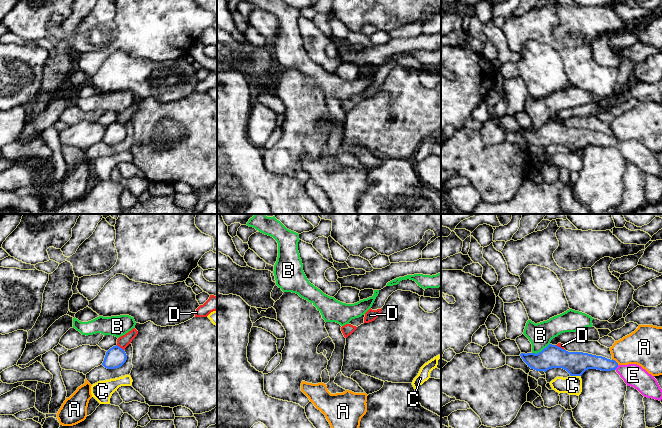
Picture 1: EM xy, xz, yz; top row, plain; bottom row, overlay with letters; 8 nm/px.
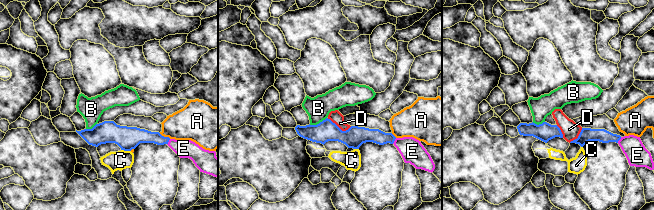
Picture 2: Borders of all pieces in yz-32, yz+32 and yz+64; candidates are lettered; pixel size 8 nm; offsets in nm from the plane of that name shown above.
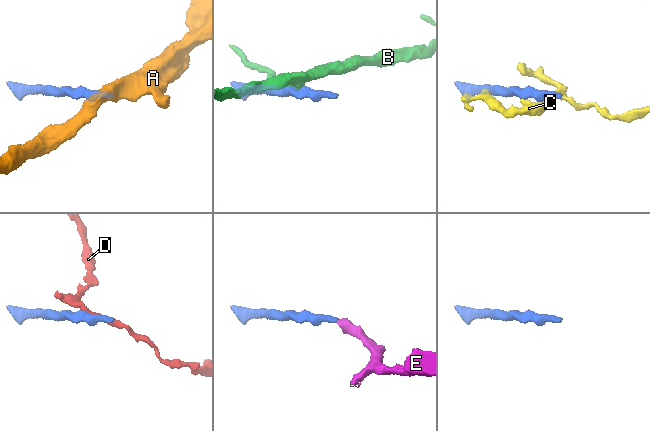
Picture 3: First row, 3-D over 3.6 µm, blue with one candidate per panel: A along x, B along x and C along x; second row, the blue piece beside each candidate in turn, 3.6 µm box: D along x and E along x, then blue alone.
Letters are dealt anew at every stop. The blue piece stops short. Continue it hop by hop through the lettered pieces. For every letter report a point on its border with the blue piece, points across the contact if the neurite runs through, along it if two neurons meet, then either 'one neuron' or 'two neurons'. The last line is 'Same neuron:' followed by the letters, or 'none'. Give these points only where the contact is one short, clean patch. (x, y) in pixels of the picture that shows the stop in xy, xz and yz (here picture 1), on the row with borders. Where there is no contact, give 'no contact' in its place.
A: yz (615, 361) | along yz (612, 358), (618, 364) | two neurons
B: yz (541, 351) | two neurons
C: yz (575, 375) | two neurons
D: xy (119, 347) | two neurons
E: yz (617, 366) | across yz (587, 361), (617, 366), (633, 375) | one neuron
Same neuron: E

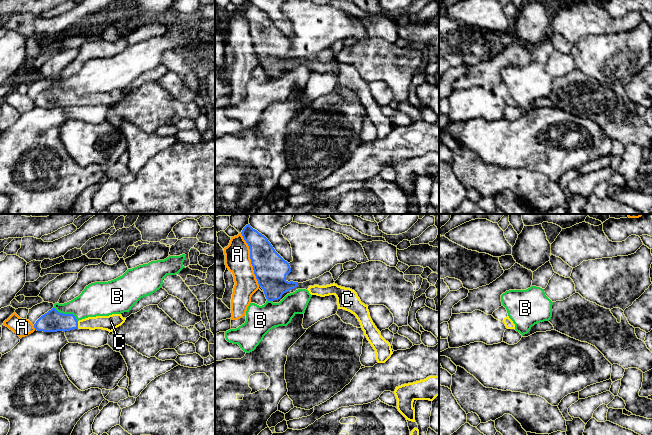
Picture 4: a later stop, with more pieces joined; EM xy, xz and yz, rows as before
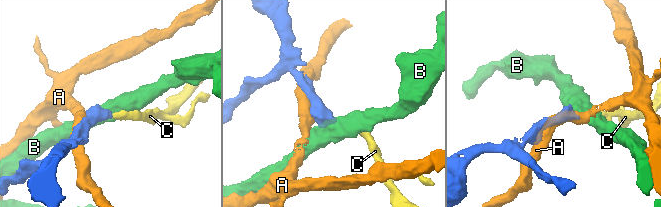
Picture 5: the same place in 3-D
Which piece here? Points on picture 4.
A: xz (251, 260) | two neurons
B: xy (66, 314) | two neurons
C: xy (77, 324) | across xy (52, 321), (77, 324), (108, 323) | one neuron
Same neuron: C

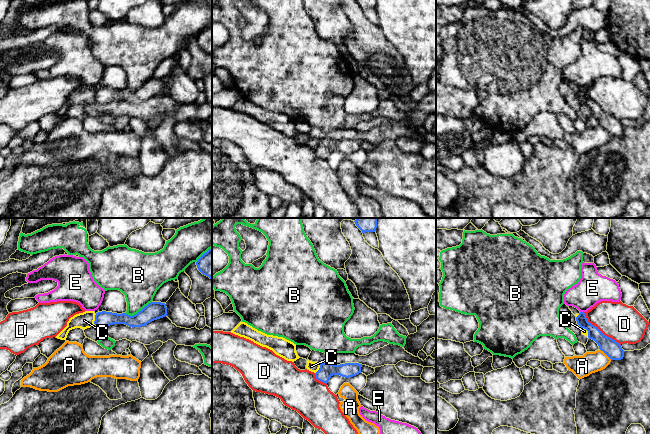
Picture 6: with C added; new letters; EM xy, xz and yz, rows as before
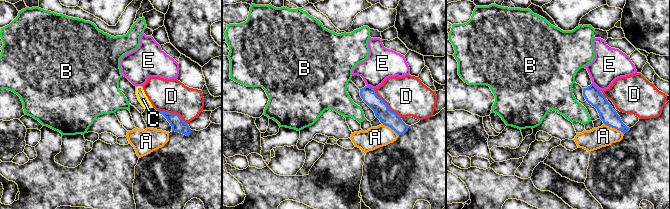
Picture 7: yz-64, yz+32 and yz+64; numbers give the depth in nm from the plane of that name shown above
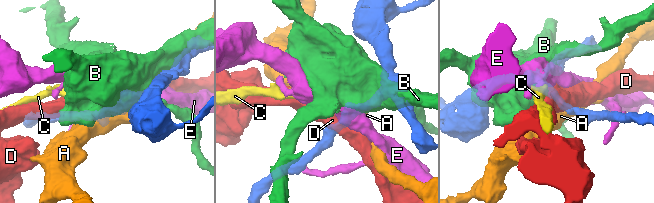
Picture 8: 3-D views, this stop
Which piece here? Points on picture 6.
A: yz (606, 354) | along yz (600, 349), (611, 359) | two neurons
B: xy (139, 311) | two neurons
C: xy (95, 319) | along xy (96, 314), (94, 324) | two neurons
D: yz (599, 330) | two neurons
E: yz (582, 312) | along yz (580, 311), (583, 312) | two neurons
Same neuron: none

